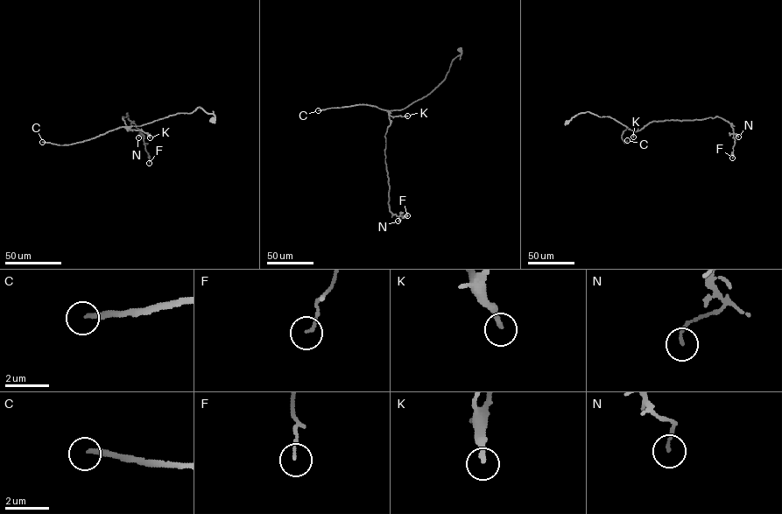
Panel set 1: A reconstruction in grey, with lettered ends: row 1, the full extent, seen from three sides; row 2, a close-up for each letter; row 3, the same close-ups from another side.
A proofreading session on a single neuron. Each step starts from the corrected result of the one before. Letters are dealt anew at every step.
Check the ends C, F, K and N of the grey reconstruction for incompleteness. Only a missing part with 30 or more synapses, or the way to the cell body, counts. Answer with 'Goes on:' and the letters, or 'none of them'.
Goes on: C

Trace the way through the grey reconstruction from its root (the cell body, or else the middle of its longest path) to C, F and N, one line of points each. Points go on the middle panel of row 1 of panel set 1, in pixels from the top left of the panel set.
C: (459, 49), (461, 53), (452, 60), (445, 79), (429, 94), (404, 109), (389, 111), (359, 104), (318, 110)
F: (459, 49), (461, 53), (437, 87), (405, 108), (389, 112), (384, 150), (388, 204), (397, 216), (407, 215)
N: (459, 49), (461, 53), (437, 87), (405, 108), (389, 111), (384, 150), (388, 204), (398, 221)

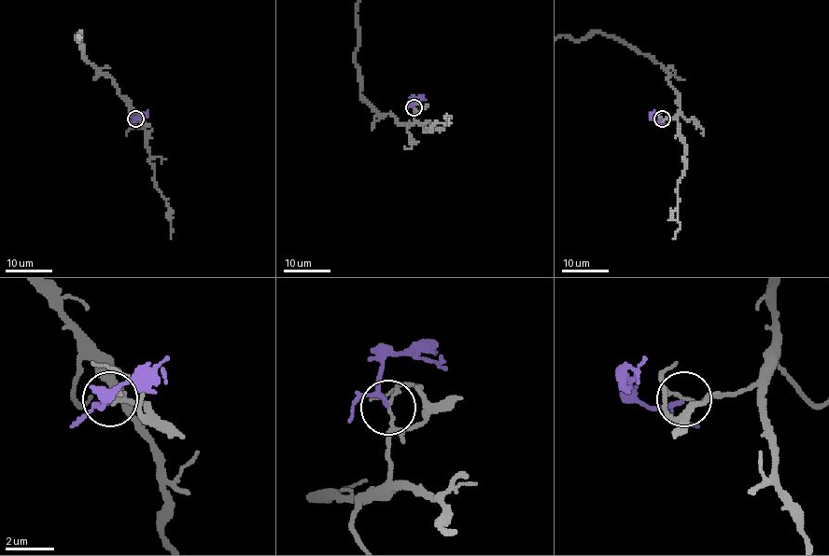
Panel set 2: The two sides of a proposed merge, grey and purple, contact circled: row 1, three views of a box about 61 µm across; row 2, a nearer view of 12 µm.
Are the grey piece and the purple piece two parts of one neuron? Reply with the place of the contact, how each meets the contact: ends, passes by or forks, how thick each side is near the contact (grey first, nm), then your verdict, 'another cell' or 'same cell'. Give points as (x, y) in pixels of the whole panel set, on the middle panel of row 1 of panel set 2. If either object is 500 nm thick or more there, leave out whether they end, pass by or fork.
place (414, 107); grey passes by; purple passes by; calibres 110 and 140 nm; another cell

